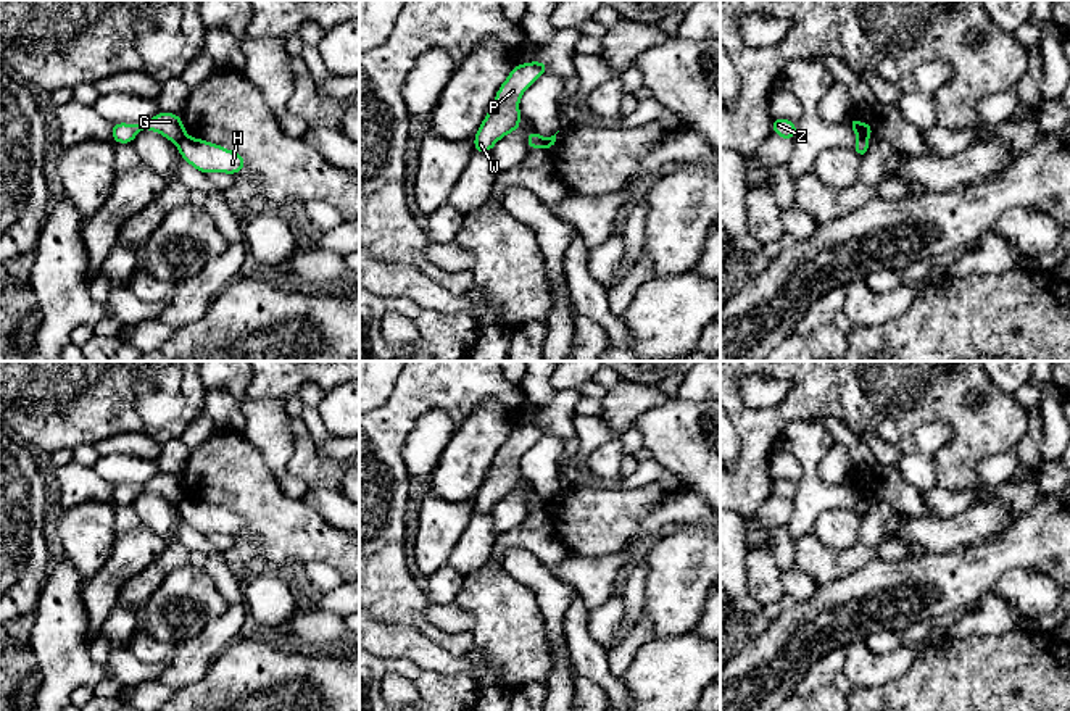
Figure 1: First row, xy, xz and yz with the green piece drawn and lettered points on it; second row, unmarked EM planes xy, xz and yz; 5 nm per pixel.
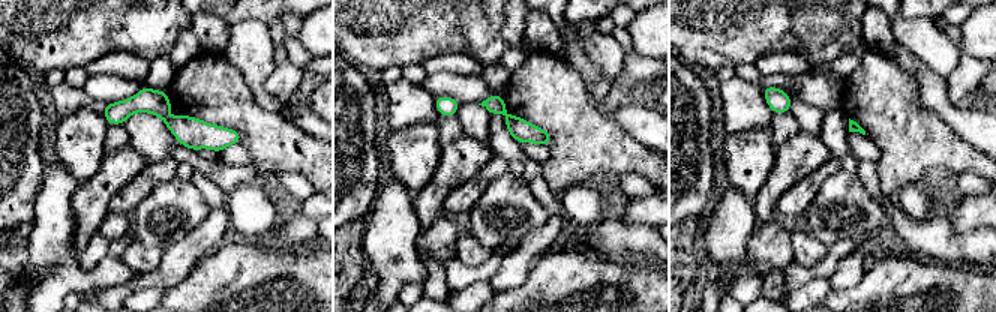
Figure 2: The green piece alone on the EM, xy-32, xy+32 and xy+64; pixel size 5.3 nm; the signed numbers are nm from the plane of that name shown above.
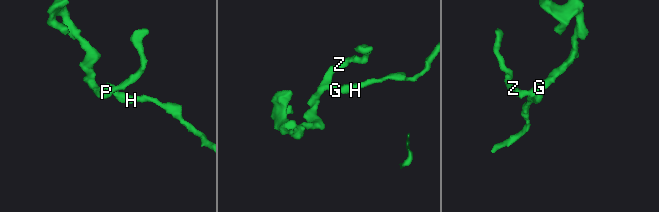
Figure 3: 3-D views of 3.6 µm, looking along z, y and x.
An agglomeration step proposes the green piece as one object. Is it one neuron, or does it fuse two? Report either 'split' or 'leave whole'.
split

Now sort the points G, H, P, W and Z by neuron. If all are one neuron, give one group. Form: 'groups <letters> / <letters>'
groups G P W Z / H

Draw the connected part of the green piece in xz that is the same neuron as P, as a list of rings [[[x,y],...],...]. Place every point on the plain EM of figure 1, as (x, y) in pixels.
[[[545,422],[514,426],[508,440],[498,450],[493,466],[474,498],[475,513],[490,513],[500,500],[520,489],[519,461],[545,434],[548,434]]]

